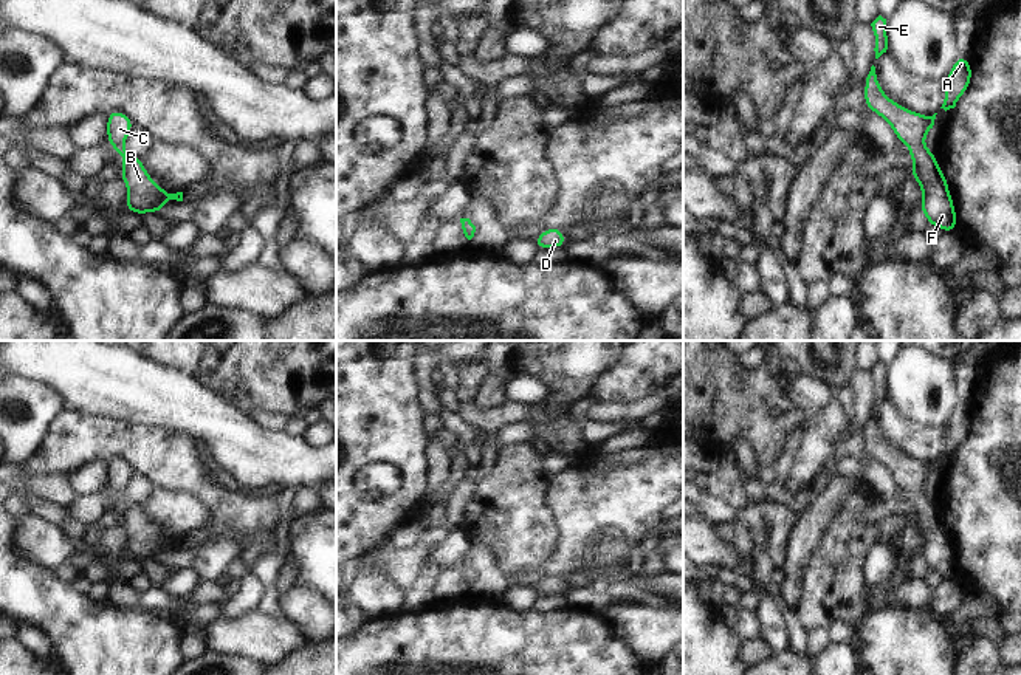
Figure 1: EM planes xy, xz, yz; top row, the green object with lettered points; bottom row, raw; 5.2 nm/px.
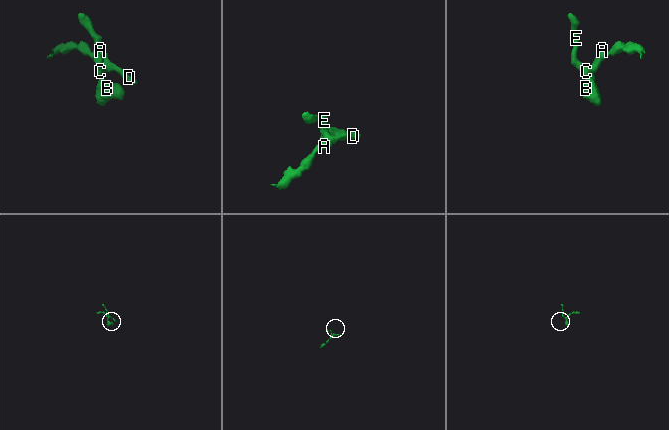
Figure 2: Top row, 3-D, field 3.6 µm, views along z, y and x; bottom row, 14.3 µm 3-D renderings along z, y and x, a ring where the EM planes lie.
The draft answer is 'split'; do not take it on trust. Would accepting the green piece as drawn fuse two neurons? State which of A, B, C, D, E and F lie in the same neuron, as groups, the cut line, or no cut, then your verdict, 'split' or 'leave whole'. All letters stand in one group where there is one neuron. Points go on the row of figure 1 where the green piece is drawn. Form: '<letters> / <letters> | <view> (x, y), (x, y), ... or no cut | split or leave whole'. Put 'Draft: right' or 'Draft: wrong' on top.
Draft: wrong
A B C D E F | no cut | leave whole

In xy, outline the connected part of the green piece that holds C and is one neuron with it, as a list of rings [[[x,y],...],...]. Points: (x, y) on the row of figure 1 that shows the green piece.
[[[112,110],[107,115],[107,142],[113,146],[113,152],[124,159],[124,167],[119,169],[119,178],[127,186],[127,200],[124,207],[138,215],[147,212],[163,212],[166,200],[183,201],[183,192],[167,194],[147,173],[141,158],[130,155],[125,149],[125,139],[133,128],[133,121],[119,110]]]

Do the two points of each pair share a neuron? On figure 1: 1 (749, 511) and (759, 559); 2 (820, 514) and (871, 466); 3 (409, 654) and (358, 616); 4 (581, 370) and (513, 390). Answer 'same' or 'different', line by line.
1: same
2: different
3: different
4: different

